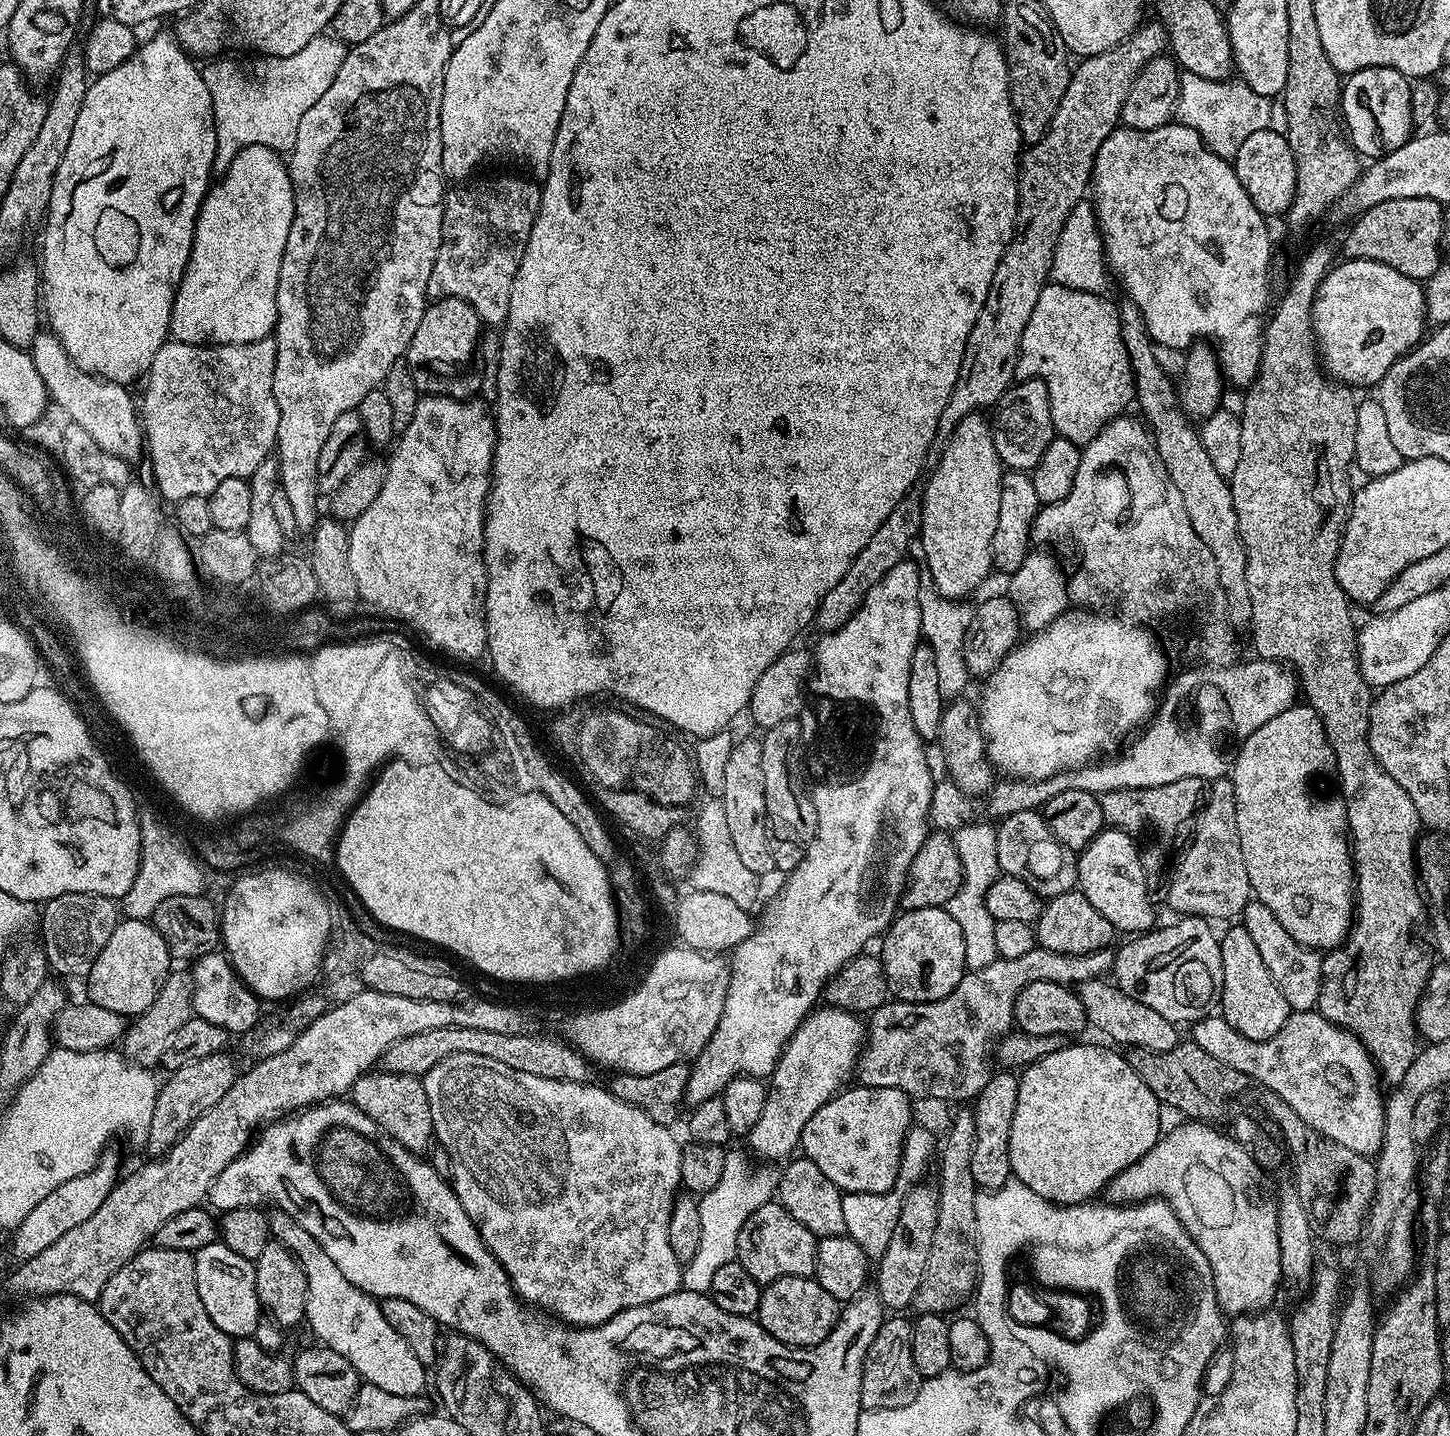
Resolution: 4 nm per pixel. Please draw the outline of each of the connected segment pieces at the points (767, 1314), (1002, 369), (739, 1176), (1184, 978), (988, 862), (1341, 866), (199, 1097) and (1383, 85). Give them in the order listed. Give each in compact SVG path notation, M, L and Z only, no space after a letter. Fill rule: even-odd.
M812 1276L778 1278L761 1291L758 1322L778 1342L790 1348L813 1348L830 1334L840 1316L841 1305Z
M1141 23L1140 27L1118 46L1102 54L1083 57L1079 61L1080 65L1072 68L1072 77L1066 86L1066 94L1062 94L1062 102L1050 122L1048 132L1039 142L1029 144L1023 149L1018 180L1020 205L1016 211L1016 233L998 262L998 270L994 270L986 302L974 322L974 330L970 330L968 335L958 382L946 402L946 410L942 410L939 431L941 437L951 436L958 422L962 422L962 418L984 410L980 408L991 409L1017 379L1016 360L1020 356L1020 343L1026 330L1026 322L1030 322L1030 314L1034 314L1034 305L1038 303L1038 294L1042 294L1044 285L1049 283L1052 275L1058 234L1062 234L1062 226L1066 226L1070 210L1074 210L1077 202L1085 199L1089 191L1092 182L1092 159L1098 154L1098 146L1102 146L1104 139L1120 124L1122 106L1138 74L1142 74L1148 61L1156 56L1165 55L1169 47L1168 34L1164 31L1163 24L1148 23Z
M726 1151L725 1165L718 1186L699 1197L702 1242L698 1242L698 1250L695 1251L694 1258L690 1258L690 1262L682 1268L682 1284L687 1291L705 1294L710 1292L714 1272L736 1260L736 1239L742 1226L746 1226L746 1218L750 1218L755 1208L769 1203L776 1196L777 1169L764 1166L761 1172L751 1172L748 1169L749 1153L744 1152Z
M1186 916L1177 919L1177 924L1168 924L1165 928L1153 927L1152 931L1137 935L1129 944L1124 944L1114 952L1111 975L1114 983L1130 998L1146 1002L1150 1010L1162 1014L1162 1018L1172 1021L1177 1026L1191 1025L1213 1015L1220 1003L1222 994L1222 950L1217 933L1212 933L1213 925L1203 916Z
M978 820L964 824L951 833L955 842L955 849L963 866L963 885L958 894L954 896L946 906L949 914L958 926L962 928L962 934L966 943L967 969L982 969L990 962L996 960L997 946L995 945L994 926L996 921L985 906L985 894L993 882L1002 874L998 866L997 827L992 824L978 823Z
M1297 702L1292 707L1282 710L1270 722L1265 722L1263 726L1258 726L1250 738L1246 738L1236 751L1236 760L1232 764L1230 779L1234 798L1236 799L1236 813L1238 814L1238 838L1242 846L1242 862L1246 862L1246 874L1250 878L1255 899L1260 900L1282 922L1282 926L1294 942L1298 942L1307 948L1317 950L1331 950L1340 947L1348 939L1354 919L1354 877L1352 874L1352 854L1350 851L1350 841L1348 838L1348 823L1344 813L1344 801L1340 799L1335 791L1328 789L1327 780L1334 776L1334 761L1332 751L1328 745L1328 739L1324 733L1322 722L1313 708L1309 708L1307 703Z
M227 1051L218 1054L210 1054L210 1058L198 1058L198 1062L190 1062L182 1066L178 1071L171 1073L168 1081L161 1083L158 1095L154 1102L154 1118L150 1118L150 1130L146 1147L152 1151L156 1158L163 1157L165 1152L179 1142L180 1137L210 1106L214 1106L226 1095L226 1092L234 1086L238 1069L236 1064L228 1057Z
M1363 68L1343 81L1342 124L1352 147L1361 157L1384 157L1412 139L1411 89L1409 77L1393 68Z

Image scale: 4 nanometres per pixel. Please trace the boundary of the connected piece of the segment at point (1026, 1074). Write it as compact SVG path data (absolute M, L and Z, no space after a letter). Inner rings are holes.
M1071 1044L1046 1054L1019 1073L1018 1106L1014 1109L1014 1126L1010 1126L1013 1177L1051 1204L1082 1204L1099 1197L1096 1195L1101 1195L1119 1172L1138 1162L1162 1135L1158 1122L1161 1102L1133 1065L1127 1064L1115 1047Z

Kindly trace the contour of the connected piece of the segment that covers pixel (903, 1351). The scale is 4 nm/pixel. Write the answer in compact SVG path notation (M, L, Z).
M892 1314L885 1319L884 1325L878 1330L878 1334L874 1334L874 1342L870 1342L870 1350L866 1354L866 1362L862 1366L862 1386L860 1387L860 1407L867 1410L873 1408L874 1410L894 1410L906 1406L906 1402L914 1402L914 1398L920 1389L920 1381L922 1379L918 1366L914 1366L914 1350L910 1350L910 1338L912 1337L912 1320L906 1318L903 1320L903 1315Z

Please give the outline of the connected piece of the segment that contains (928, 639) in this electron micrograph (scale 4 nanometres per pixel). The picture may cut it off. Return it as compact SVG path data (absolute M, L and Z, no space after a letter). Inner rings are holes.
M926 566L921 567L918 586L921 637L934 650L937 659L938 686L945 700L959 697L968 683L968 667L965 660L965 638L972 621L971 607L967 603L946 599L933 584L933 576Z

